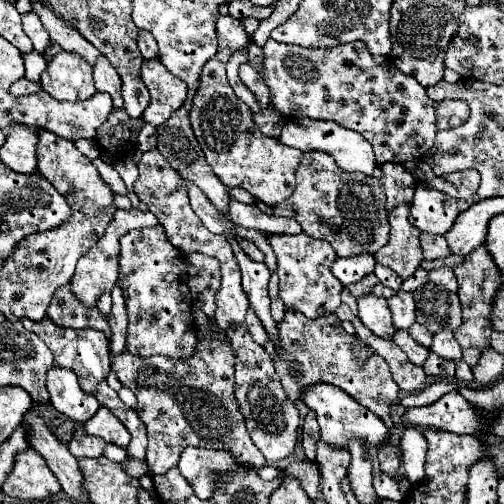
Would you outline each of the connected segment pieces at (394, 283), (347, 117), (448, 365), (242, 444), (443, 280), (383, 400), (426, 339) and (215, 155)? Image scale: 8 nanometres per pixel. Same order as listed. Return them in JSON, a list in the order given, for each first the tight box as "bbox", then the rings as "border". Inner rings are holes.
[{"bbox":[374,264,402,290],"border":[[[376,264],[376,268],[374,268],[374,274],[378,276],[378,280],[384,284],[384,286],[388,286],[388,288],[392,288],[392,290],[400,290],[400,284],[402,284],[402,278],[392,270],[392,268],[388,268],[388,266],[382,266],[382,264]]]},{"bbox":[260,40,470,210],"border":[[[268,40],[262,48],[262,64],[264,70],[260,74],[270,88],[270,104],[282,116],[290,118],[302,114],[316,120],[334,120],[362,134],[372,144],[376,162],[382,164],[374,168],[374,176],[386,190],[388,210],[398,204],[410,204],[414,196],[414,176],[396,162],[422,158],[432,148],[438,130],[456,128],[470,116],[470,108],[464,100],[434,102],[412,76],[394,68],[392,62],[386,62],[390,66],[374,64],[374,58],[362,42],[312,50]],[[296,76],[316,78],[298,80]]]},{"bbox":[422,350,454,378],"border":[[[432,350],[426,358],[426,362],[422,364],[424,372],[428,376],[438,376],[438,378],[454,378],[454,362],[452,360],[444,360],[440,356],[436,356]]]},{"bbox":[110,342,264,476],"border":[[[198,342],[198,348],[190,360],[170,360],[164,356],[134,356],[134,354],[110,354],[110,368],[122,382],[136,394],[136,414],[148,428],[148,450],[146,460],[150,466],[152,476],[168,472],[178,464],[178,458],[186,446],[200,446],[200,448],[226,448],[244,464],[250,464],[254,470],[264,466],[262,452],[250,440],[246,422],[238,410],[238,402],[234,398],[234,354],[230,344],[220,342]]]},{"bbox":[428,266,458,292],"border":[[[442,266],[438,270],[430,270],[428,272],[428,280],[432,280],[434,284],[442,284],[446,290],[450,292],[456,292],[458,290],[458,282],[456,282],[456,276],[452,272],[452,268],[448,266]]]},{"bbox":[264,308,400,430],"border":[[[286,308],[286,316],[282,324],[278,324],[278,328],[280,328],[280,352],[274,348],[272,340],[268,340],[264,348],[272,356],[282,388],[286,390],[292,402],[300,400],[302,388],[306,386],[312,386],[318,382],[334,384],[342,388],[348,396],[358,400],[358,404],[362,404],[364,408],[380,416],[389,430],[394,428],[390,420],[390,406],[398,398],[400,388],[394,384],[386,360],[382,360],[382,356],[378,354],[374,354],[366,364],[356,360],[354,354],[350,352],[350,344],[354,342],[354,336],[344,332],[334,312],[320,316],[316,320],[310,320],[302,316],[302,312],[294,312],[292,308]]]},{"bbox":[408,322,432,348],"border":[[[416,322],[416,324],[412,324],[412,326],[408,328],[408,334],[410,334],[418,344],[430,348],[430,344],[432,344],[432,332],[430,332],[426,326],[422,326],[422,324]]]},{"bbox":[190,16,302,206],"border":[[[220,16],[216,24],[218,32],[218,54],[206,62],[200,86],[194,96],[194,106],[190,110],[192,130],[202,146],[206,162],[212,166],[214,174],[220,182],[228,188],[244,188],[256,200],[276,206],[286,200],[294,192],[294,172],[298,166],[298,158],[302,156],[300,150],[282,144],[276,138],[266,138],[258,132],[250,108],[238,100],[226,80],[226,62],[228,58],[248,44],[248,34],[244,32],[240,20],[232,16]]]}]

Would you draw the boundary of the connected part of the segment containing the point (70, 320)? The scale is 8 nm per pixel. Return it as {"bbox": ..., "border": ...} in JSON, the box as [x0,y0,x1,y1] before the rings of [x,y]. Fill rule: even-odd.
{"bbox":[48,284,110,340],"border":[[[70,284],[60,286],[48,306],[48,316],[64,328],[94,328],[102,330],[110,340],[110,326],[98,308],[86,308],[70,290]]]}

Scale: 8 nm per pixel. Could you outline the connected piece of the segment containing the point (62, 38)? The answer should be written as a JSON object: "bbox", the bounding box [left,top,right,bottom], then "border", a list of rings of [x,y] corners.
{"bbox":[32,4,100,66],"border":[[[32,4],[32,8],[40,16],[44,28],[48,30],[48,34],[52,38],[52,42],[60,44],[62,50],[66,50],[66,52],[78,54],[90,66],[96,64],[100,52],[90,42],[86,42],[84,36],[78,36],[78,32],[74,32],[70,28],[70,24],[66,24],[64,20],[58,20],[58,16],[54,16],[54,12],[50,12],[48,6],[44,6],[44,4]]]}

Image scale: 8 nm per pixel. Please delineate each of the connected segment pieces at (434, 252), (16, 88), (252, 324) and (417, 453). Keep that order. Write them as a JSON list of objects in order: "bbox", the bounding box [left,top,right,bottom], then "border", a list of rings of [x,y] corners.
[{"bbox":[420,234,450,260],"border":[[[420,234],[420,248],[426,260],[436,260],[436,258],[444,258],[450,256],[448,244],[444,240],[444,236],[436,236],[436,234]]]},{"bbox":[10,78,40,96],"border":[[[22,78],[22,80],[18,80],[18,82],[12,84],[10,94],[12,94],[12,96],[24,96],[24,94],[34,94],[34,92],[38,92],[38,90],[40,90],[40,84],[34,84],[34,82]]]},{"bbox":[246,312,268,346],"border":[[[248,312],[246,314],[246,326],[248,326],[248,332],[254,338],[254,342],[262,346],[268,336],[266,336],[266,330],[262,328],[262,322],[258,320],[258,316],[254,316],[254,312]]]},{"bbox":[400,428,426,484],"border":[[[404,428],[400,436],[400,460],[404,474],[412,484],[418,484],[424,478],[426,460],[426,438],[418,428]]]}]

